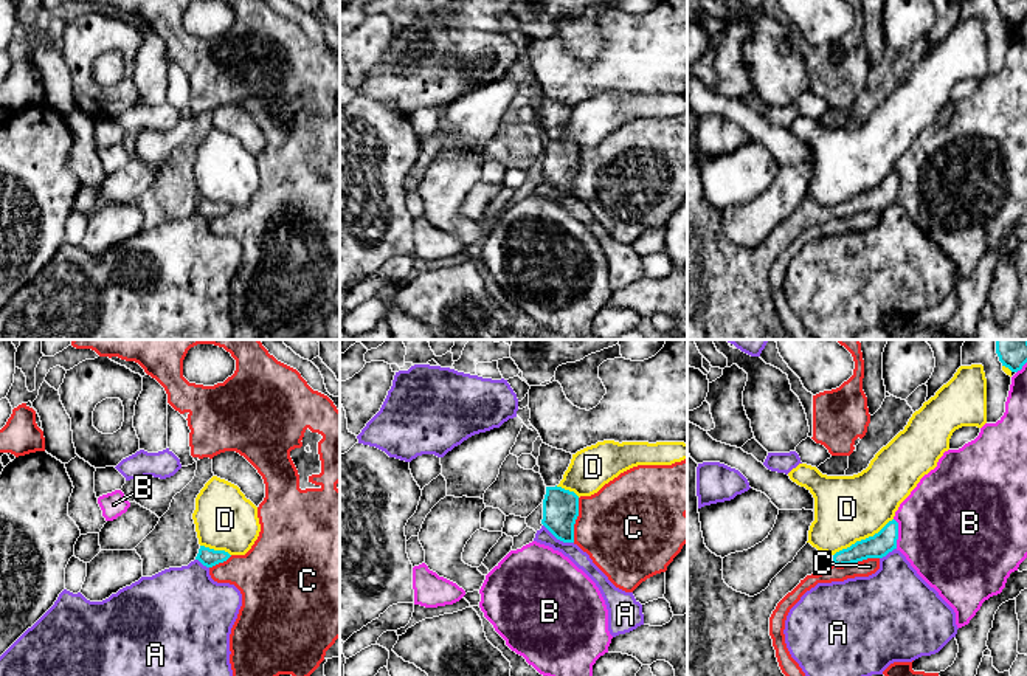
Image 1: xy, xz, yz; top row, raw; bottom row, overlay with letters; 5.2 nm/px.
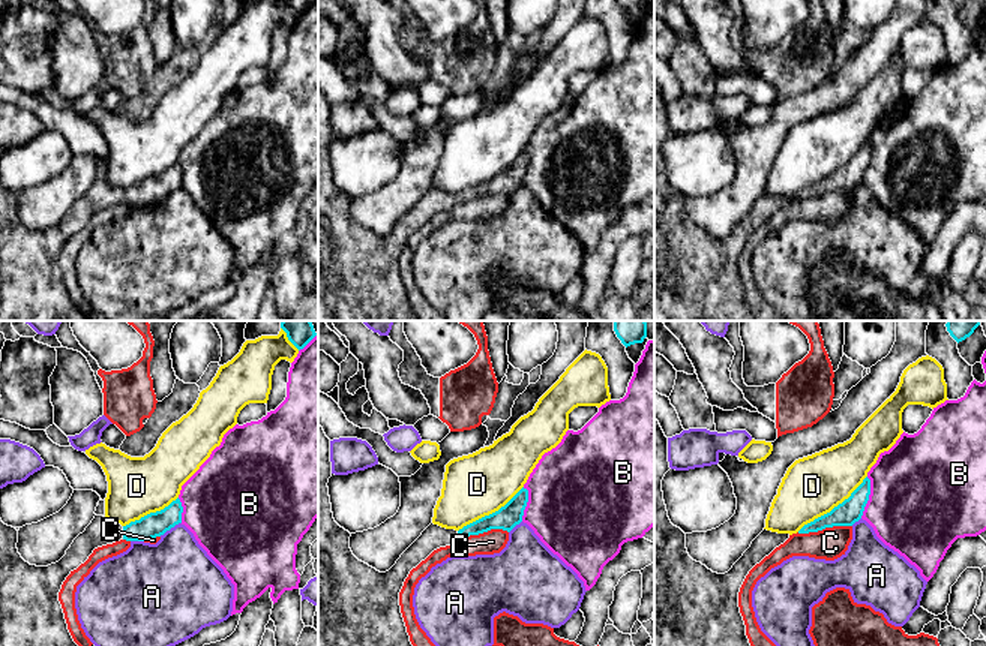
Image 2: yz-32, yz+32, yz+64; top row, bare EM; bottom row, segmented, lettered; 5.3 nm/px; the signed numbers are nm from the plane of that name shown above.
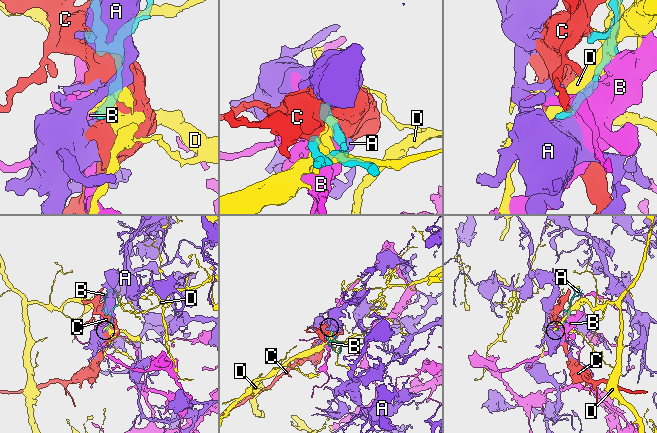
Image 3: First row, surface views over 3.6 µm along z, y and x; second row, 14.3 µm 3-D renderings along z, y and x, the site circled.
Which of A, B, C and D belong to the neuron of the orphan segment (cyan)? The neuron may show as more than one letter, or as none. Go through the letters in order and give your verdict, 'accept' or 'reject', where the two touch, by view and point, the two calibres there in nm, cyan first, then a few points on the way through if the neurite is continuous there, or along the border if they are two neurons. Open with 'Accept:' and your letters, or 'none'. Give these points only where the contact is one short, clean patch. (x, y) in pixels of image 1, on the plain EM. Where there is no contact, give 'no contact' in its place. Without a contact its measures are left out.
Accept: none
A: reject; meets cyan in xz at (559, 191); 190 nm thick on the cyan side, 90 nm on the other
B: reject; meets cyan in yz at (897, 186); 120 nm thick on the cyan side, 500 nm on the other
C: reject; meets cyan in yz at (855, 214); 120 nm thick on the cyan side, 90 nm on the other
D: reject; meets cyan in yz at (863, 193); 120 nm thick on the cyan side, 340 nm on the other

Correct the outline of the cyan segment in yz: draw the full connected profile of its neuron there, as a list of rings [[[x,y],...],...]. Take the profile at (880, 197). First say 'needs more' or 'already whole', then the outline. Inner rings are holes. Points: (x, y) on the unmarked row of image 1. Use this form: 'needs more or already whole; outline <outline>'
needs more; outline [[[687,115],[687,340],[793,340],[782,326],[773,291],[769,270],[777,256],[807,228],[818,228],[832,217],[852,217],[867,211],[883,211],[897,202],[898,175],[889,174],[878,186],[856,194],[835,208],[807,195],[760,247],[749,250],[729,240],[723,233],[723,211],[712,206],[703,191],[697,119]]]

